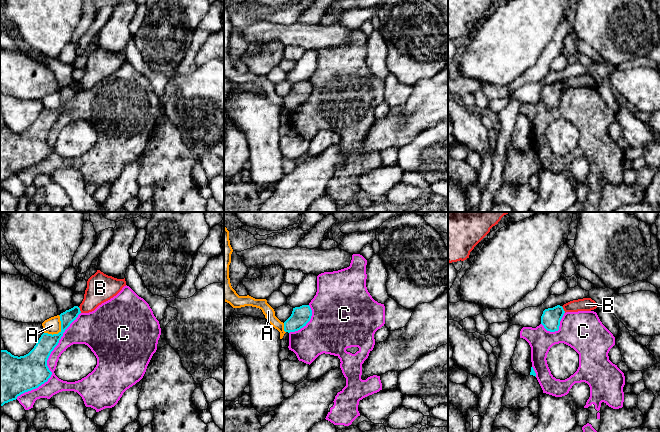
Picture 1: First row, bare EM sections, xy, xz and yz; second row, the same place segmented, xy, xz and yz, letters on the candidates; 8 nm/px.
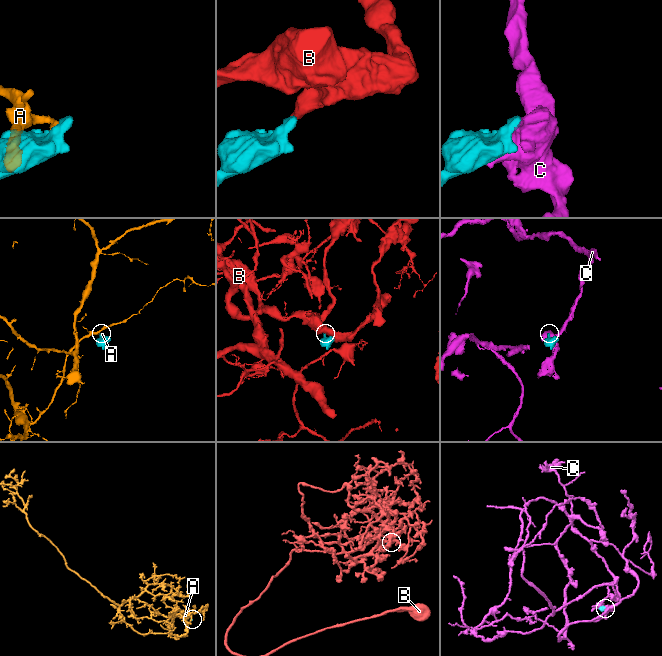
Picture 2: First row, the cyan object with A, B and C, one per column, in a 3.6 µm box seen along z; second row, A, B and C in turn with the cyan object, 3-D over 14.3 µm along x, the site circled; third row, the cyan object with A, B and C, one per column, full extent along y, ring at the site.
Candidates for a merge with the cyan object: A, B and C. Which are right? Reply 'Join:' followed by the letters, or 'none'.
Join: none

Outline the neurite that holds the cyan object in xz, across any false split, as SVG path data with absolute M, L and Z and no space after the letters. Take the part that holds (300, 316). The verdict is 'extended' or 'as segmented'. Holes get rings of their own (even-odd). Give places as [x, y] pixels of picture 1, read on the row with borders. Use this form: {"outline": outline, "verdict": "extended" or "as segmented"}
{"outline": "M309 305L293 308L291 316L284 322L284 331L290 333L300 330L310 321L311 316Z", "verdict": "as segmented"}

